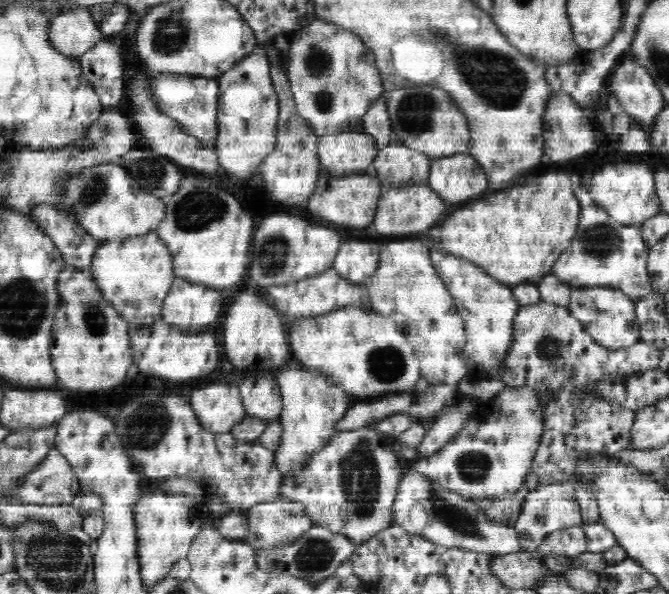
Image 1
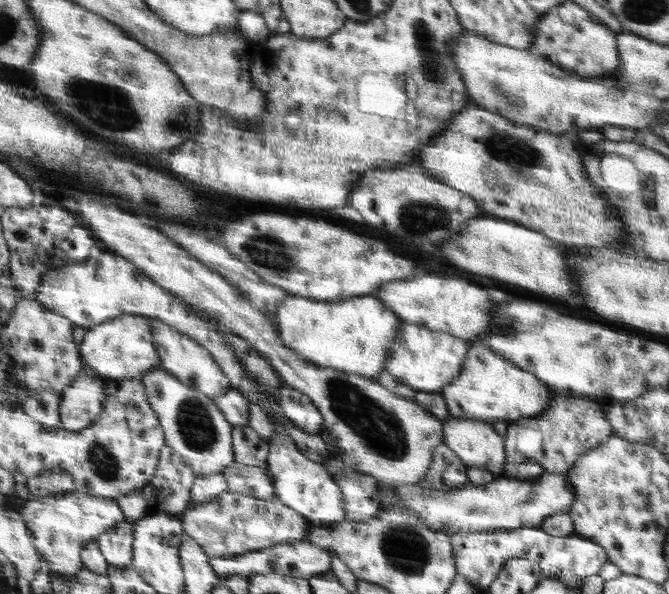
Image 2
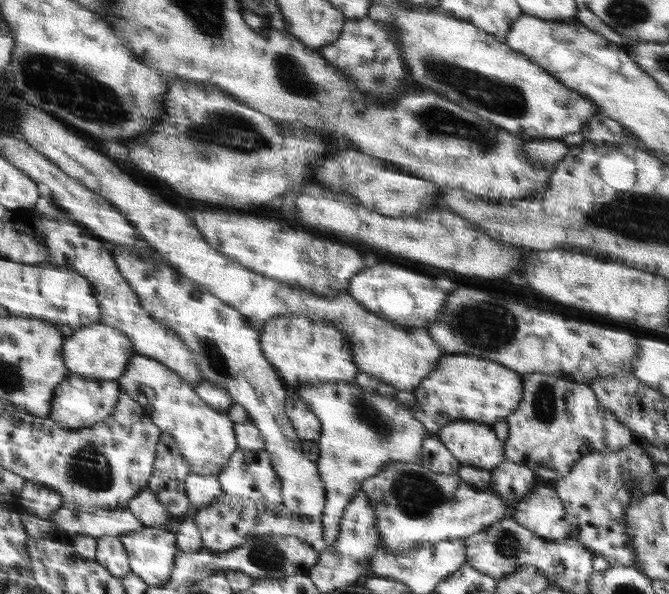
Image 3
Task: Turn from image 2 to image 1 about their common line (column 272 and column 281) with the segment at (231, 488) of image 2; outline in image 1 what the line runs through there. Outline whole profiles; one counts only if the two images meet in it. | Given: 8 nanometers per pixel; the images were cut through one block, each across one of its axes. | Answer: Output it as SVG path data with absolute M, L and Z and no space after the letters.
M367 425L354 430L338 431L328 444L314 449L299 467L285 474L277 494L279 498L300 503L315 525L324 526L342 536L346 535L358 546L382 529L395 524L393 503L403 474L402 464L384 442L384 436L380 436L373 425Z

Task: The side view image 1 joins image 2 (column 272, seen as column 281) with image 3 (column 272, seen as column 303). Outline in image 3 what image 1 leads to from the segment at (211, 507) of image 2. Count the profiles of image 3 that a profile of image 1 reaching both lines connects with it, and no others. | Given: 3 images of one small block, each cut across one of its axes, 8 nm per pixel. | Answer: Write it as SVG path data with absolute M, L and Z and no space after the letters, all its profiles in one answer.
M223 493L213 503L193 510L197 517L197 530L204 541L204 548L211 552L234 551L236 548L242 547L242 544L249 542L250 538L264 536L264 534L296 536L309 545L313 545L319 553L327 548L324 541L324 525L320 517L290 513L283 505L275 506L275 508L266 507L266 505L250 499Z

